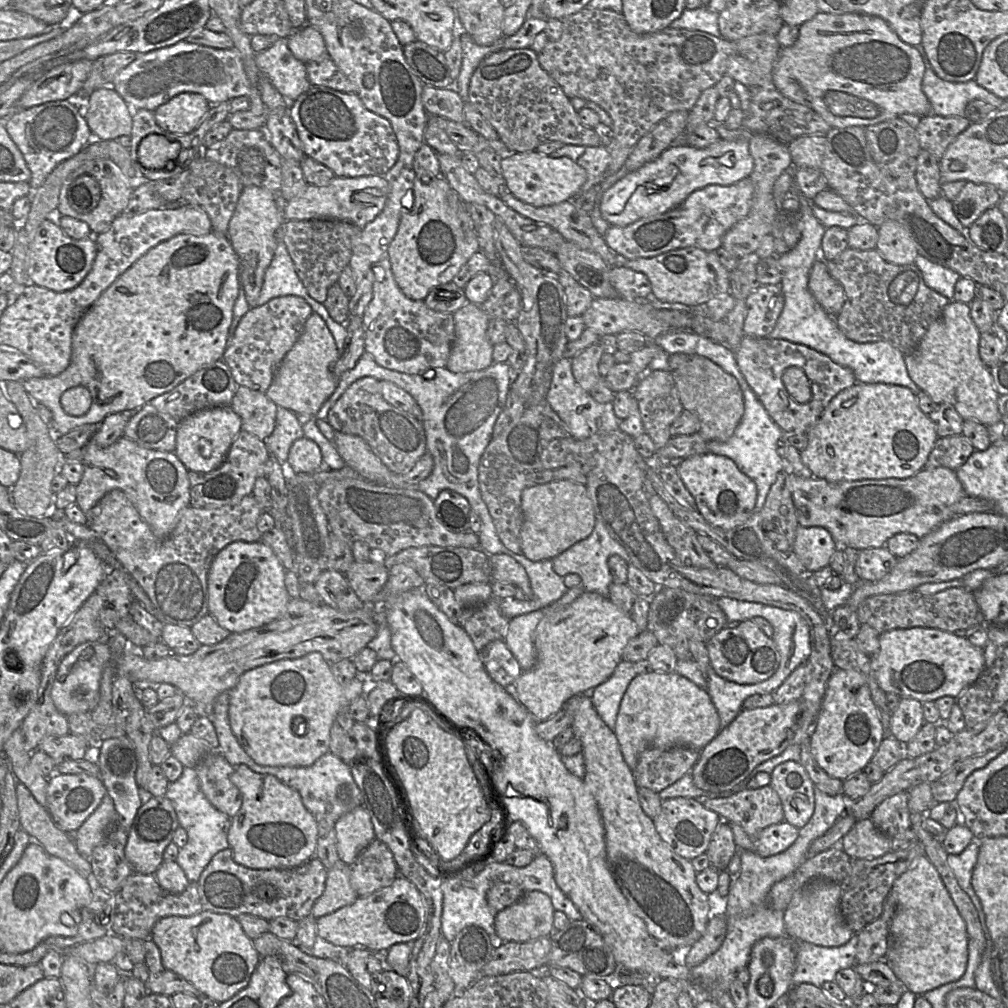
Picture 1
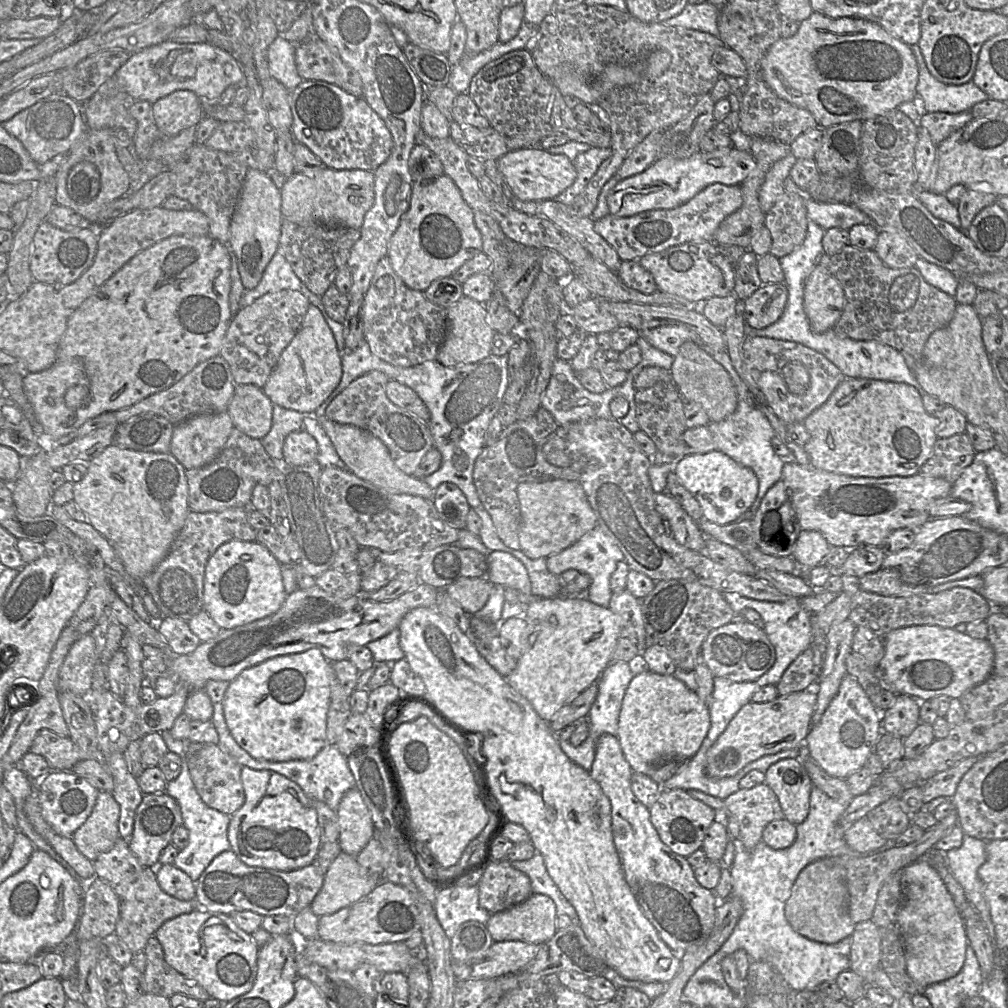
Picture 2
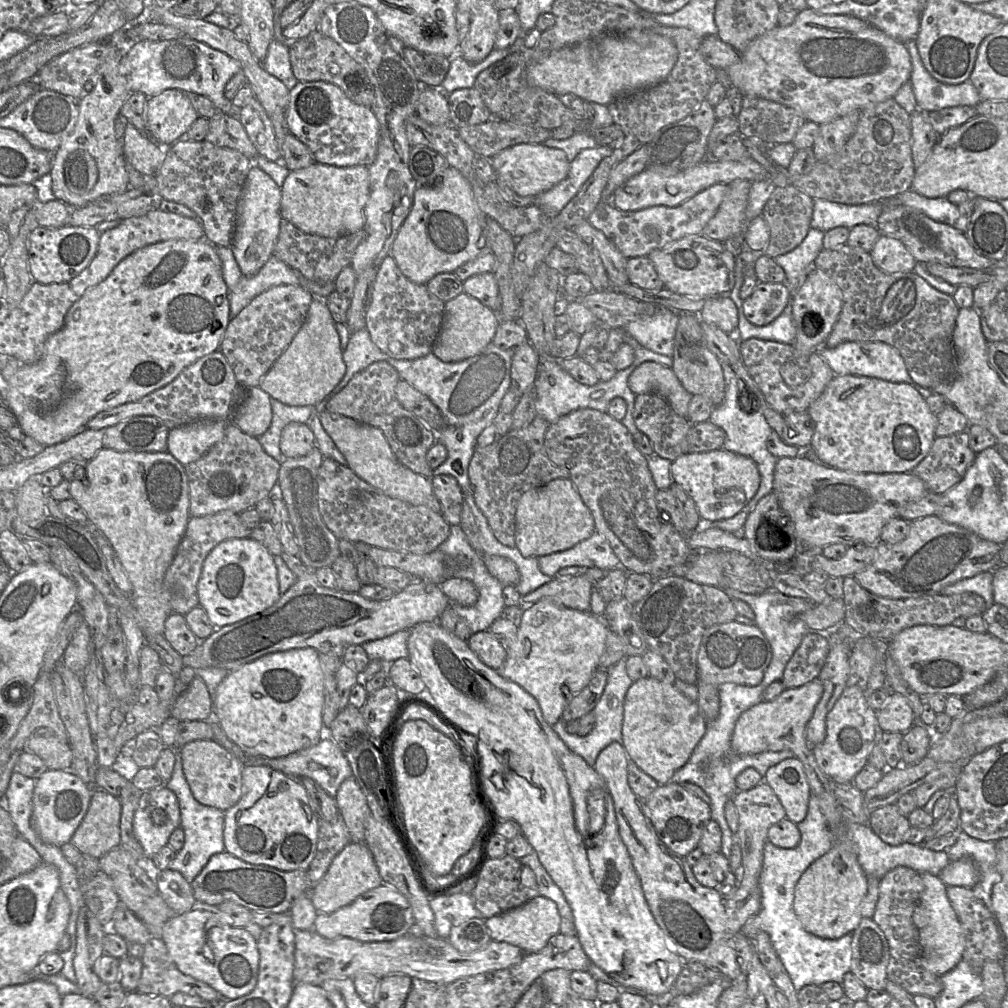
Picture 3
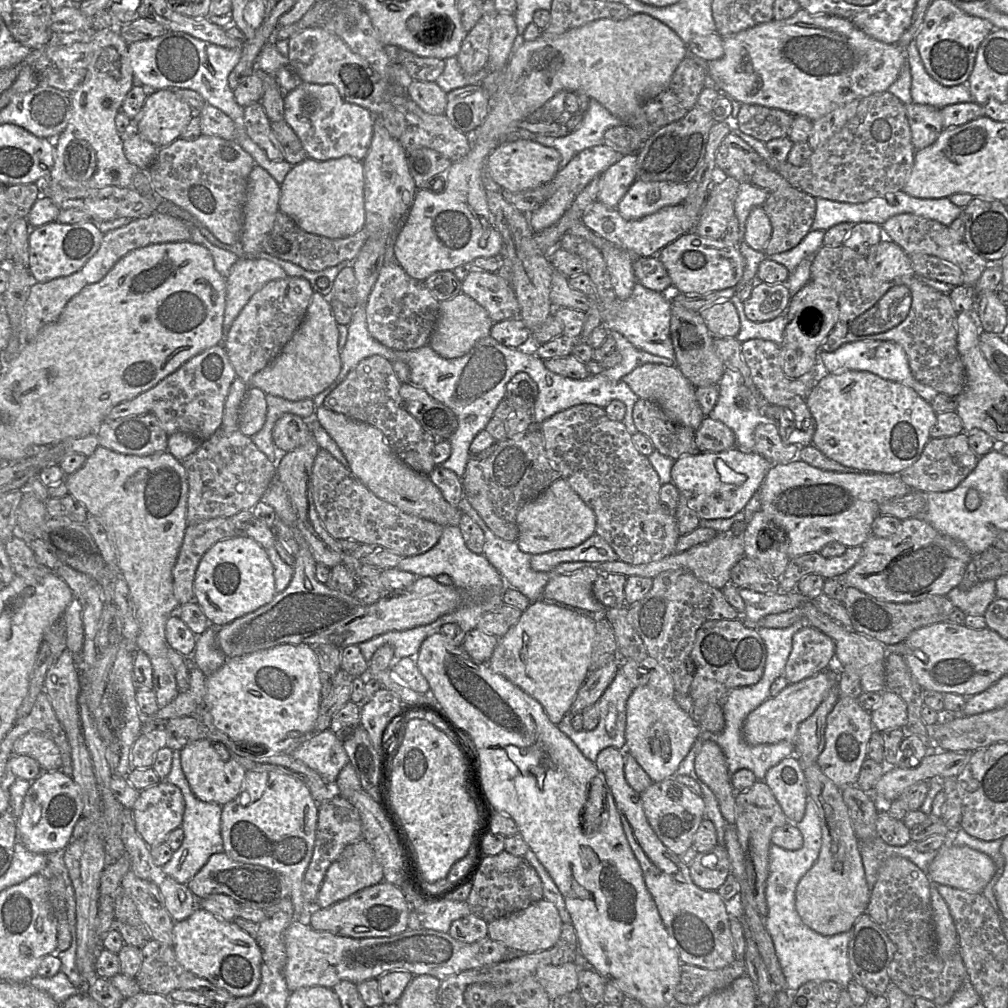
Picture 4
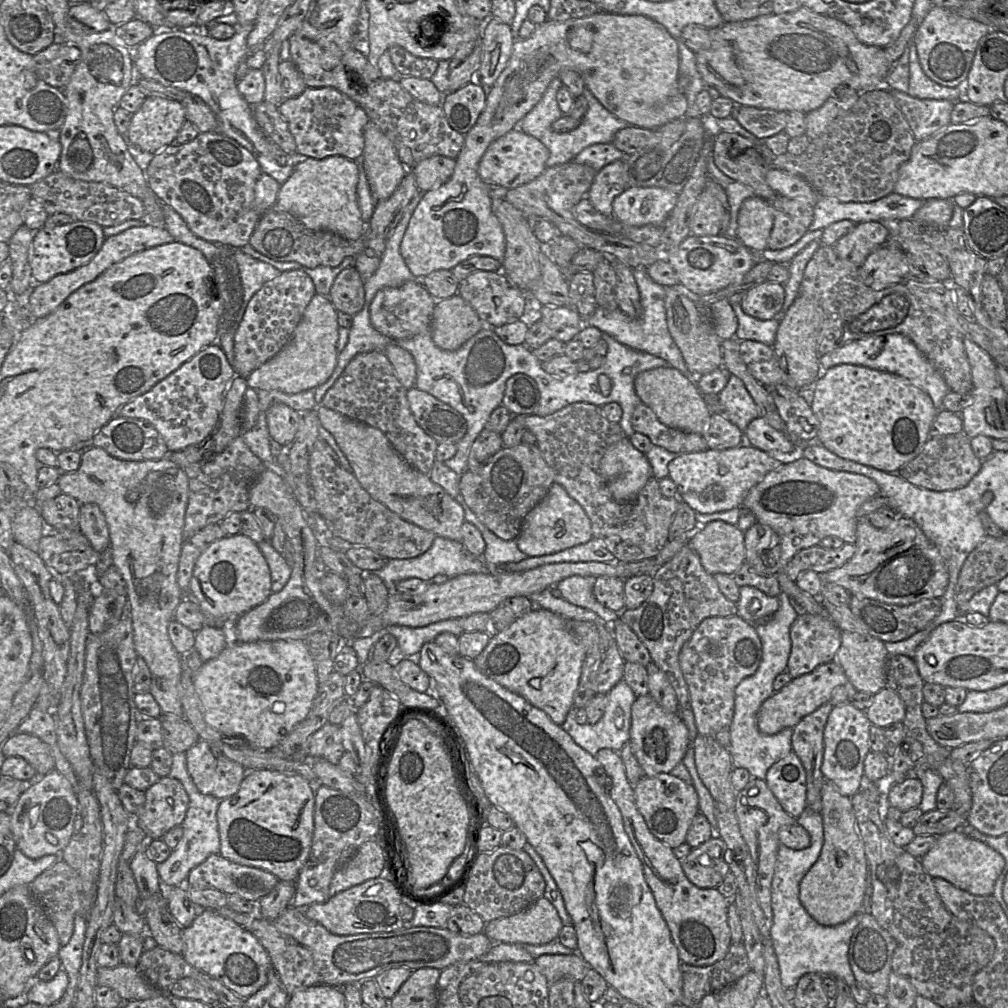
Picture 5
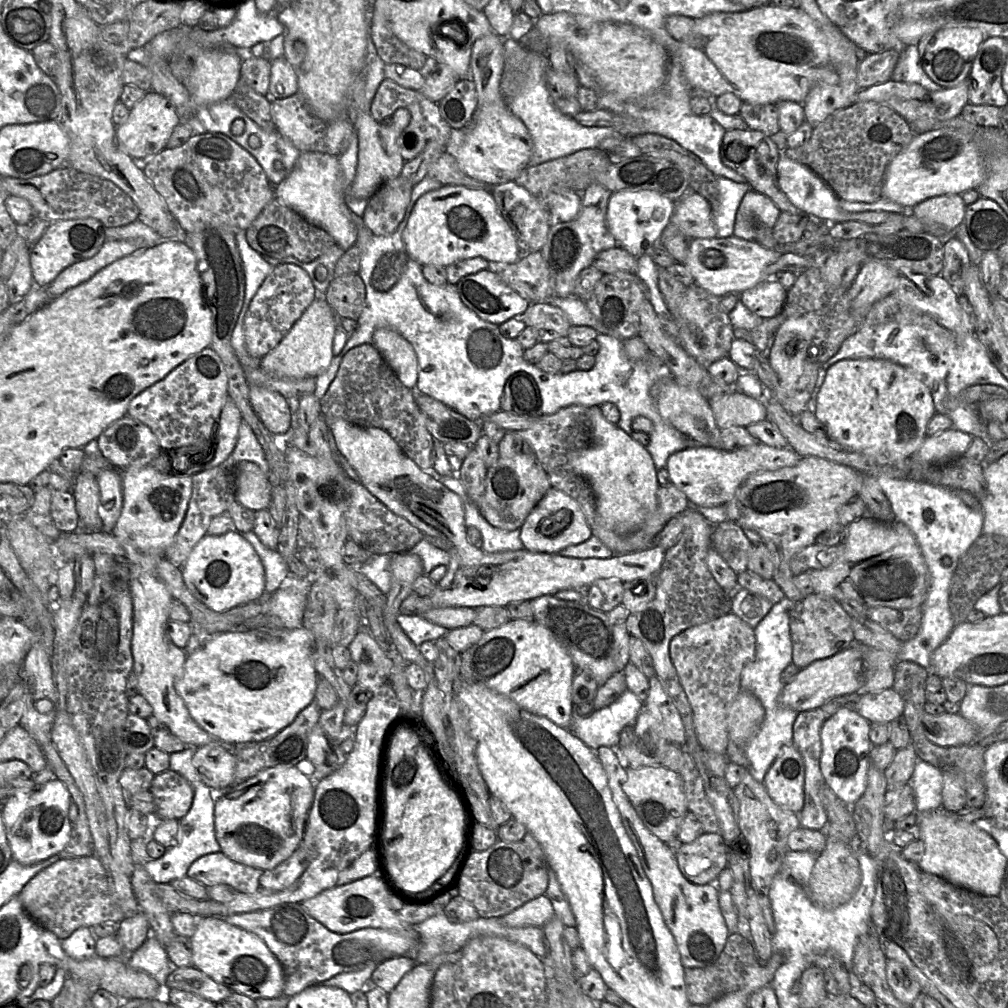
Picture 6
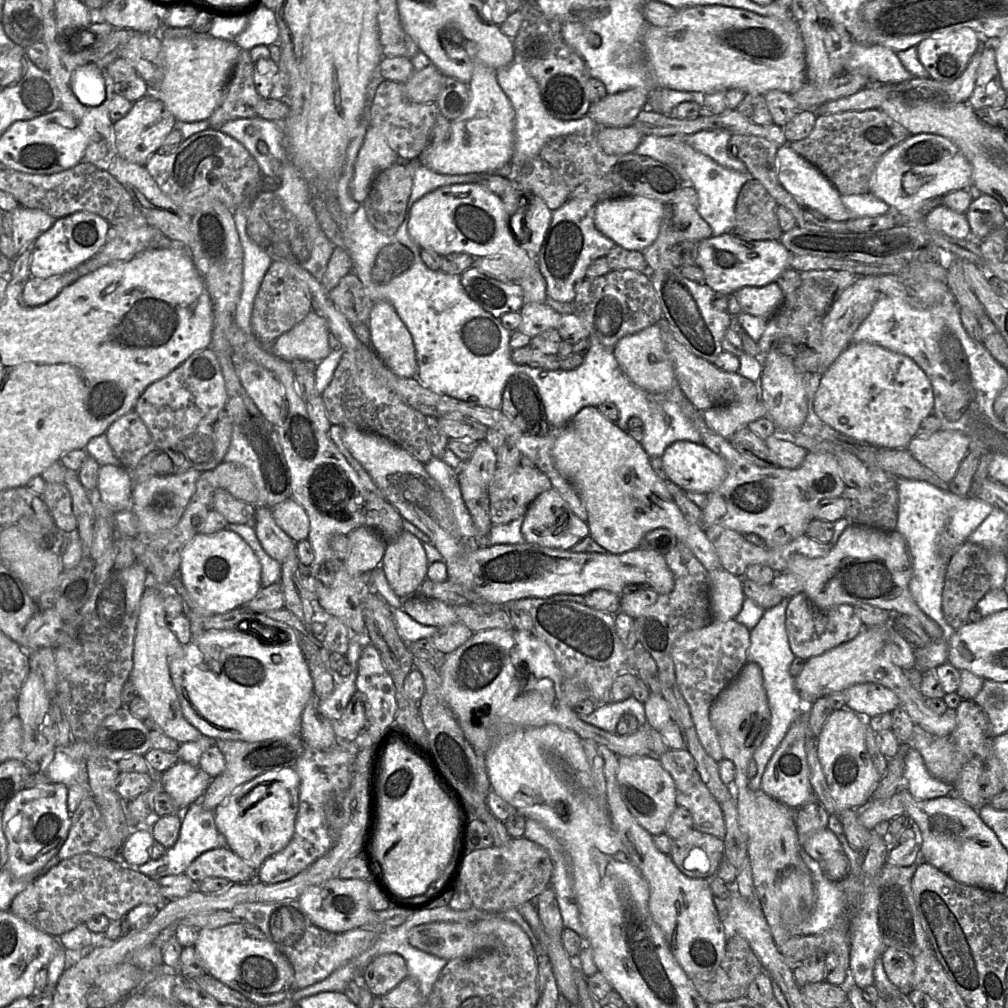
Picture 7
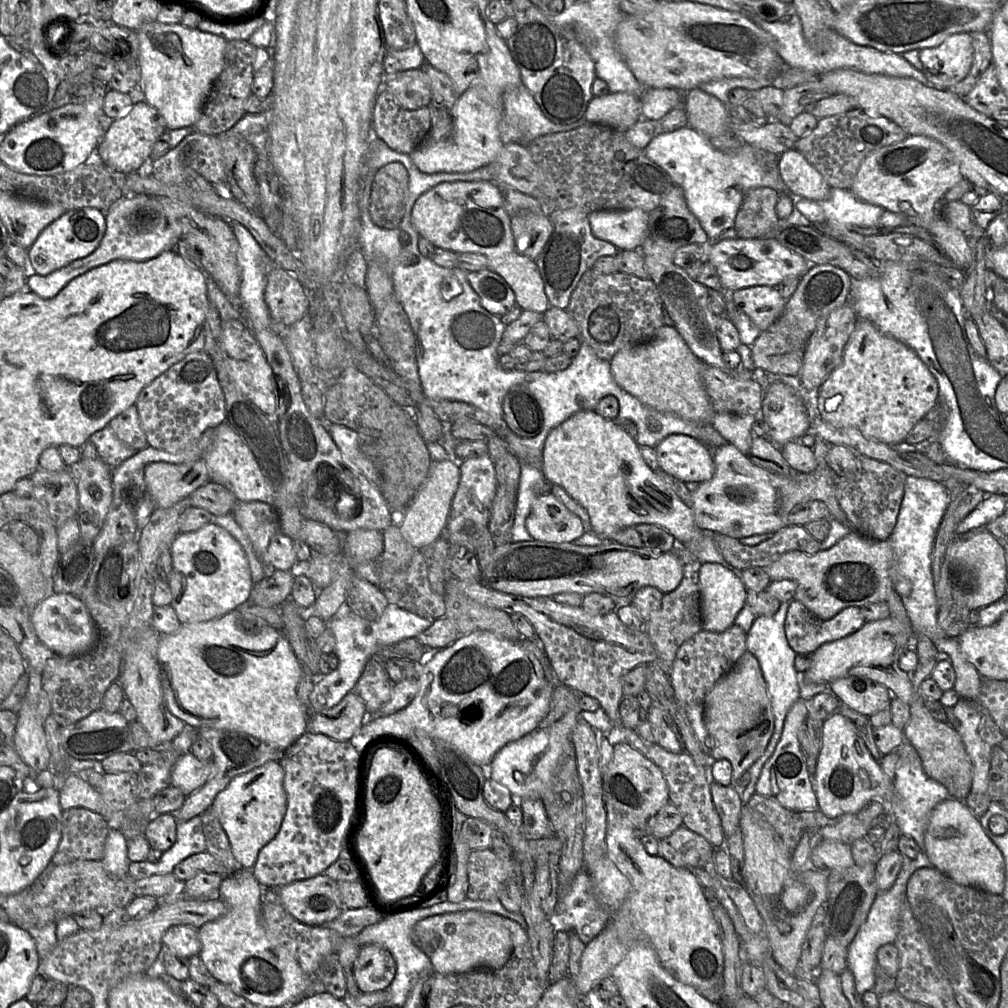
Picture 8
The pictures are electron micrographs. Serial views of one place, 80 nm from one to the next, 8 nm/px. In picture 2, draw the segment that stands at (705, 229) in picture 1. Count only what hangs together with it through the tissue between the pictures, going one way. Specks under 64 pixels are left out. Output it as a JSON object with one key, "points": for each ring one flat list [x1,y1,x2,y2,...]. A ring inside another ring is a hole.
{"points":[[714,183,686,203,673,209,647,210,628,217,612,214,594,221,594,230,617,252,621,261,638,260,672,246,691,241,713,241,721,222,739,209,743,202,741,185]]}

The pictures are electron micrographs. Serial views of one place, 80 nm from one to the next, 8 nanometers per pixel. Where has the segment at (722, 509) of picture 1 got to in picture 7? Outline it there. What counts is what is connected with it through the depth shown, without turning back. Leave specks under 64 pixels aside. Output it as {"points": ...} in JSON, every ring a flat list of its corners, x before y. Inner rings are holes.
{"points":[[781,434,768,438,766,443,770,462,776,467,796,469,808,454,806,449,795,445,790,437],[676,441,661,456,669,480,683,491,708,494,727,474,725,461,705,445]]}

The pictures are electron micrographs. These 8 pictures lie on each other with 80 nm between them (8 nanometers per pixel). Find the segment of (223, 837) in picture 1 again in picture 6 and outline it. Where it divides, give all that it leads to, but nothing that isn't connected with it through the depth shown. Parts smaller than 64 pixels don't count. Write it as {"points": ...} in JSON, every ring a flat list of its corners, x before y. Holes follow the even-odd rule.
{"points":[[187,746,184,750,170,754,169,769,185,777,192,785,194,798,187,814,180,819,179,844,167,848,165,854,156,860,149,860,143,866,156,883,170,884,187,875,189,867,200,857,221,851,215,832,215,804,217,793,199,778,192,760,197,747]]}

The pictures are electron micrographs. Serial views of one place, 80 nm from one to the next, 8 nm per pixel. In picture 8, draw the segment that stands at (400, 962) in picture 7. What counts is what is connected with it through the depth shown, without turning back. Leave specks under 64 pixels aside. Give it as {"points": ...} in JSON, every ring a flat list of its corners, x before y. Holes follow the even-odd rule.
{"points":[[379,944,361,947,353,965,354,978,362,993,387,989,396,970,393,955]]}

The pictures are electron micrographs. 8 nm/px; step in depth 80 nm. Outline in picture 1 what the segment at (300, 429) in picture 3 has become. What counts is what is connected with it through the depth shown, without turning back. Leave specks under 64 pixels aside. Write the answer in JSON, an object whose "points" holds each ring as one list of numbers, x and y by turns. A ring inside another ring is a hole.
{"points":[[306,437,292,444,287,461,294,473,307,474,317,472,324,463,318,444]]}

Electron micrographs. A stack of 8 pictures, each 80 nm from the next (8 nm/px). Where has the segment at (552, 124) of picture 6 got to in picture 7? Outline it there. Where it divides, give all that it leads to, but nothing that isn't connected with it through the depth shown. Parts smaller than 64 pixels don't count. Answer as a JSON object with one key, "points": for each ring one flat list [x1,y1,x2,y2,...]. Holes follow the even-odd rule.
{"points":[[515,56,514,60,502,68,496,71,498,84,500,88,507,96,509,102,511,103,515,112,515,122,514,122,514,155,513,160,515,161,525,161,539,154,541,148,551,139,559,136,576,134,576,133,597,133,597,131,602,127,609,126,599,126,592,119,587,116,583,116,577,120,561,120,553,117,545,108,541,95,540,89,536,80,529,74,523,63]]}

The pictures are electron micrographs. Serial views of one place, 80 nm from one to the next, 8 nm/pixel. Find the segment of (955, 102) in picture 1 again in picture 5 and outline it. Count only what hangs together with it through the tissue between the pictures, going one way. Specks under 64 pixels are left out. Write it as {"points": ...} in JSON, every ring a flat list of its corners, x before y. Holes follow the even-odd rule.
{"points":[[914,42,909,46,909,95,919,99,938,99,958,101,964,98,964,91,959,87,947,87,931,80,923,71]]}

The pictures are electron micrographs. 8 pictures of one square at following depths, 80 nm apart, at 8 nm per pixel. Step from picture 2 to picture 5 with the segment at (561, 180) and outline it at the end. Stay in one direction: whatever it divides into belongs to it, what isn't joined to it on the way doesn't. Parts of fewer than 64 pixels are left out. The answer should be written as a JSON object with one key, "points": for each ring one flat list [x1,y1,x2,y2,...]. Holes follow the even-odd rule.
{"points":[[517,127,489,145,480,160,478,174,485,183,514,189,537,178,546,169,549,155,542,142]]}

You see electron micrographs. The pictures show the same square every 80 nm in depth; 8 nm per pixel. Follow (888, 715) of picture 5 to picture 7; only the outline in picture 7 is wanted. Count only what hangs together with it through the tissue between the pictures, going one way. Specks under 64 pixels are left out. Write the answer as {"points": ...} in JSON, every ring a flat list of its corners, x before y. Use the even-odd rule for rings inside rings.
{"points":[[876,683,855,684,844,692,847,695,847,708,867,719,892,712,901,704,891,689]]}

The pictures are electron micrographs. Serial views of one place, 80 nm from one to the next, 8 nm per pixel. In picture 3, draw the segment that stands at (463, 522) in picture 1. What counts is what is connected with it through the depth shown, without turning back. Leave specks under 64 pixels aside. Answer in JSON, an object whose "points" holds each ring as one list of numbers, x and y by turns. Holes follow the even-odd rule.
{"points":[[435,475,431,478,436,498,441,505,441,514,449,525,460,525,464,497,457,480,450,475]]}

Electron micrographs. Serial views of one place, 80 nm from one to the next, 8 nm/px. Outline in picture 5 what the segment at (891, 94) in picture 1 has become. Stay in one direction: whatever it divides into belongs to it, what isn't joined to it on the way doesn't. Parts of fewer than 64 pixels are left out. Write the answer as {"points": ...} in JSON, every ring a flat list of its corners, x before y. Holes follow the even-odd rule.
{"points":[[804,6,790,13,723,22,719,27,709,29,709,34,710,48,695,54,697,71,713,97,721,95,742,106,807,114,835,96,838,86,847,85,847,95,858,97,863,91,882,86,893,67,884,48,861,42,844,22,817,14]]}

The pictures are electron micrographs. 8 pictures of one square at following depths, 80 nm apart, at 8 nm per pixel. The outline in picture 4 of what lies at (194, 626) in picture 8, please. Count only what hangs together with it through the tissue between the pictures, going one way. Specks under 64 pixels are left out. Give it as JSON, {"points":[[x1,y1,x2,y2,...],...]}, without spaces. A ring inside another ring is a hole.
{"points":[[282,644,245,656,227,659,223,666,205,681,205,708,216,728,235,744,256,747,249,753,291,753,315,734,321,702,320,667,314,649,307,644]]}

